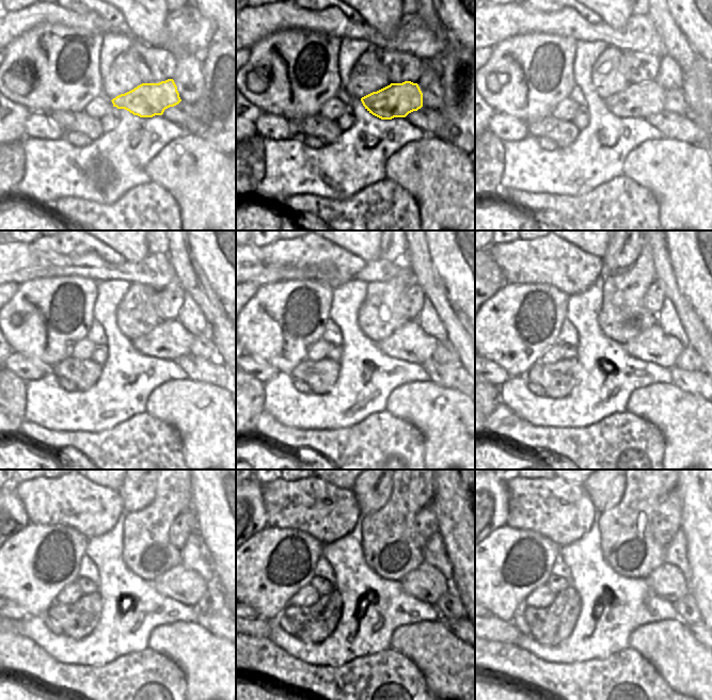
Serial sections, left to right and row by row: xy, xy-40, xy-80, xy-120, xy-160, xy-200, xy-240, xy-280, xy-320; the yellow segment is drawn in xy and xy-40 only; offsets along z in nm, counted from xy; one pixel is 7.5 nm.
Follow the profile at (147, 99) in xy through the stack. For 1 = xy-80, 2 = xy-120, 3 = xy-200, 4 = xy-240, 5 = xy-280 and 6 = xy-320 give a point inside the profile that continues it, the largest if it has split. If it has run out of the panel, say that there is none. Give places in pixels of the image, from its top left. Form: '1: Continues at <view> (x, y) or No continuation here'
1: Continues at xy-80 (642, 100)
2: Continues at xy-120 (170, 340)
3: Continues at xy-200 (654, 346)
4: Continues at xy-240 (186, 586)
5: Continues at xy-280 (426, 583)
6: Continues at xy-320 (667, 582)

